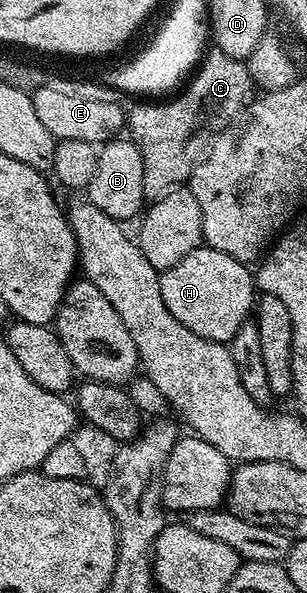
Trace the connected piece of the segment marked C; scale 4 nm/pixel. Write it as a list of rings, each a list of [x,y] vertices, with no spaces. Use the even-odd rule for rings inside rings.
[[[215,46],[209,47],[203,54],[203,59],[196,65],[190,79],[171,98],[156,98],[153,104],[136,104],[127,109],[126,132],[138,146],[138,154],[142,154],[142,182],[144,183],[144,199],[151,202],[160,196],[174,194],[174,190],[185,187],[196,167],[197,157],[188,156],[192,143],[199,136],[211,137],[235,124],[241,112],[254,99],[254,85],[245,61],[230,58],[230,54],[222,54]]]

